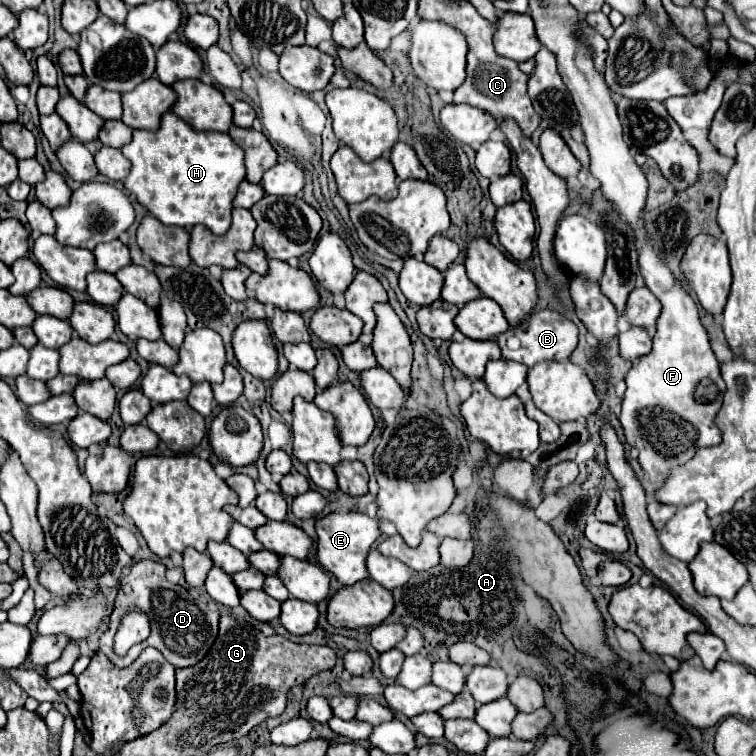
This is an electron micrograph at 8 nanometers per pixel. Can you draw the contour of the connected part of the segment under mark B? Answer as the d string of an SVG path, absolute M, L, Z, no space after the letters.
M548 309L532 313L524 325L510 327L506 333L502 333L498 337L502 357L524 363L528 367L534 367L536 363L542 363L542 361L558 361L558 363L568 361L568 357L576 349L576 343L578 343L576 325L572 321L568 321L564 315L560 315L556 311L548 311Z

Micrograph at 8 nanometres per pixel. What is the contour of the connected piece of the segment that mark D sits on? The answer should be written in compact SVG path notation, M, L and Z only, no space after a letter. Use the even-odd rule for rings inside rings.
M138 561L130 567L124 581L120 581L120 591L118 591L118 597L116 597L116 605L114 605L112 615L110 615L110 627L100 637L100 651L112 661L112 665L128 667L144 651L144 647L156 647L174 669L184 669L184 667L196 665L196 661L200 661L204 657L204 653L216 641L218 617L220 617L218 611L210 611L206 607L206 603L198 603L196 599L192 599L190 593L184 587L172 585L166 579L164 573L166 573L166 567L162 563ZM128 603L132 603L134 607L140 607L148 613L152 633L150 633L148 641L144 641L140 645L134 645L128 651L126 657L116 657L112 653L112 639L114 639L114 633L118 629L122 613L128 609Z

